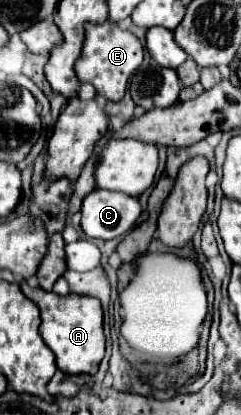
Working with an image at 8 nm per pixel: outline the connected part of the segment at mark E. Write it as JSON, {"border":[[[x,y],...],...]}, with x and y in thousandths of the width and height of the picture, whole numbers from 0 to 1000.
{"border":[[[444,48],[427,58],[353,58],[353,101],[328,145],[311,149],[311,173],[336,198],[378,202],[402,227],[444,241],[494,246],[519,227],[535,183],[577,164],[593,149],[593,111],[568,87],[535,72],[502,72],[477,53]]]}

